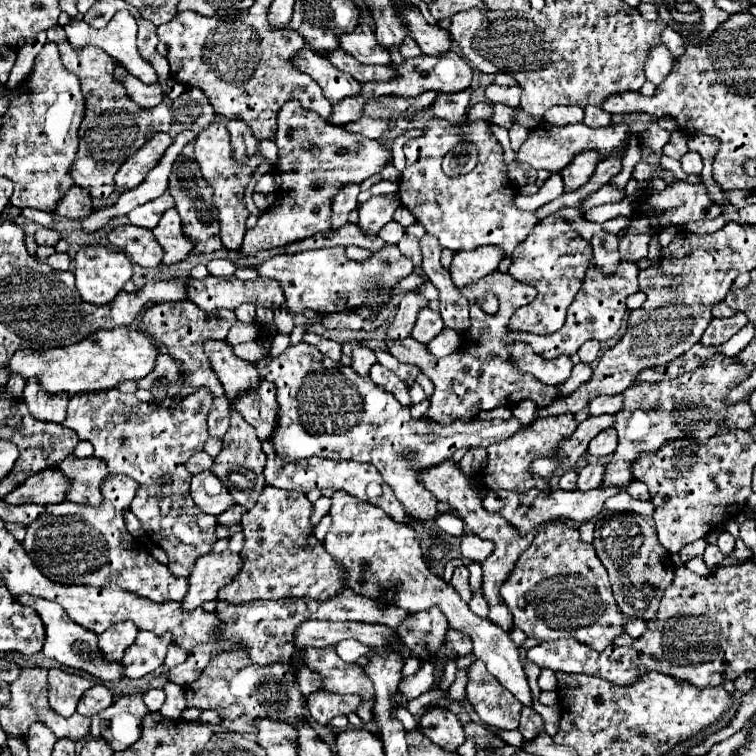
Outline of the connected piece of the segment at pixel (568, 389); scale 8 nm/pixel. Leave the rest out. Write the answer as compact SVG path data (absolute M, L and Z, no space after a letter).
M585 363L575 365L571 377L569 377L565 383L559 385L559 395L557 395L557 397L567 397L567 395L571 395L571 393L573 393L581 383L585 383L591 375L593 375L593 369L591 369L589 365L585 365Z

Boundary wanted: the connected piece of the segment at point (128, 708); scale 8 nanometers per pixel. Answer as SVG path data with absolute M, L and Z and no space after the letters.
M141 693L119 697L111 707L107 707L105 711L99 713L99 717L101 717L101 737L107 741L107 745L113 751L123 751L123 749L131 747L141 735L141 721L147 715L147 711L149 709L143 703L143 695Z

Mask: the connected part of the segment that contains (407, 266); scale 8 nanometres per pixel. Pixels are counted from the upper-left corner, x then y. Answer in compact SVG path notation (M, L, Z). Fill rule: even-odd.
M397 245L385 247L383 251L375 251L367 261L357 263L351 261L345 255L343 247L331 247L331 249L313 249L303 251L295 255L281 253L263 265L257 267L261 277L271 277L279 281L285 293L285 303L291 313L303 313L305 309L313 309L321 315L329 313L341 313L341 311L355 311L359 307L371 307L373 315L369 321L373 321L381 307L387 305L391 299L377 299L377 297L389 297L391 289L411 275L415 265L411 259L407 259Z

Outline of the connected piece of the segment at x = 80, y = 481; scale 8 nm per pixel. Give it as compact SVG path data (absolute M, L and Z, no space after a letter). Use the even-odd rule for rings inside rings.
M69 455L69 459L61 461L57 469L71 481L71 489L67 493L67 501L81 503L81 505L99 505L101 503L101 489L99 485L109 475L107 465L97 459L77 459Z

